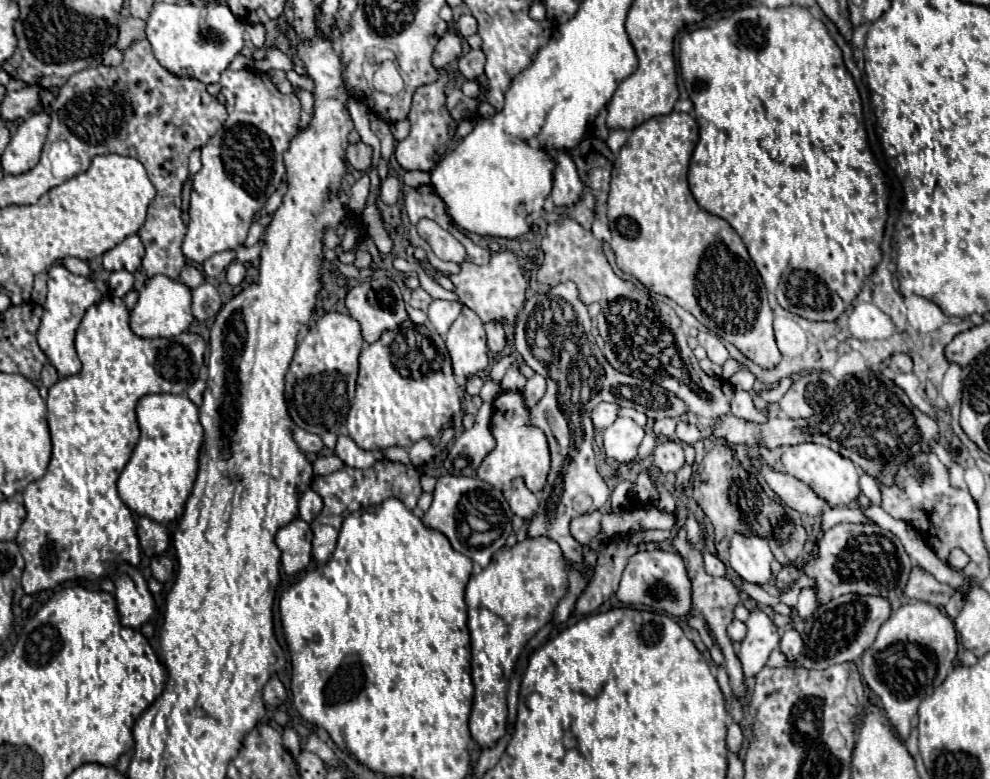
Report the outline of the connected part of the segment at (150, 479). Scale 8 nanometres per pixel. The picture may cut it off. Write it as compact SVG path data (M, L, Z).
M158 393L144 395L138 401L136 415L140 441L118 477L118 493L138 515L168 525L182 515L196 481L198 453L204 439L204 429L198 421L198 407L184 395Z

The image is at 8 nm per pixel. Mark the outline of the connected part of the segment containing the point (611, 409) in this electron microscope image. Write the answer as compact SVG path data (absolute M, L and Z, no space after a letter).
M600 403L592 411L592 421L596 429L606 429L616 419L618 419L618 403Z

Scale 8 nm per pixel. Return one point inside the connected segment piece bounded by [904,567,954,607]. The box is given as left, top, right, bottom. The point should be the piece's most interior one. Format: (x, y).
(922, 586)

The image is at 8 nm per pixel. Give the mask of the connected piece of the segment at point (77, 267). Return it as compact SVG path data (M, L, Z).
M64 257L60 263L70 263L70 271L74 275L82 275L82 277L88 277L90 275L90 269L88 269L88 263L86 261L80 261L76 257Z

